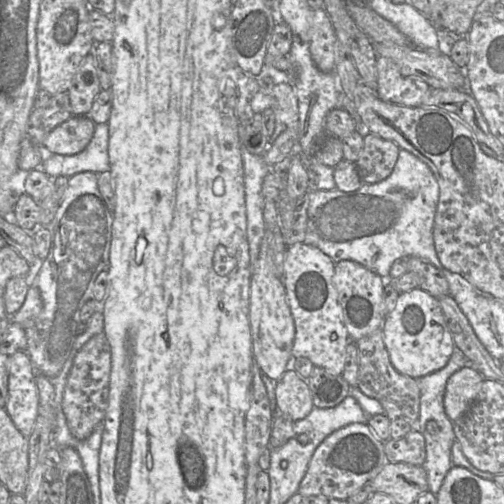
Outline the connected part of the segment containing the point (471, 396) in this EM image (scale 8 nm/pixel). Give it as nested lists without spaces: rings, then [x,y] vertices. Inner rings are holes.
[[[473,366],[463,367],[450,376],[444,394],[444,410],[454,422],[461,418],[475,401],[484,377]]]

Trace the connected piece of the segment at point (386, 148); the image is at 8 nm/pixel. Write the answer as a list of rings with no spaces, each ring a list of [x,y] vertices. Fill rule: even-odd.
[[[363,130],[363,147],[354,162],[361,183],[374,184],[388,177],[399,149],[394,142]]]

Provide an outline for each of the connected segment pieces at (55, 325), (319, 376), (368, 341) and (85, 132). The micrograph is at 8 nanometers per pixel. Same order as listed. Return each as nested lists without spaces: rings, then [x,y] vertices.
[[[81,172],[70,177],[64,192],[61,204],[55,218],[49,227],[52,227],[52,244],[50,253],[42,260],[41,268],[29,286],[22,307],[12,316],[11,323],[19,324],[27,337],[26,353],[29,355],[36,373],[40,373],[50,380],[62,370],[77,335],[77,325],[80,321],[80,310],[84,304],[94,299],[93,288],[97,276],[108,270],[110,247],[112,240],[113,214],[108,208],[98,188],[98,175],[94,172]]]
[[[314,366],[308,383],[313,405],[317,408],[332,408],[341,403],[350,390],[350,385],[342,376],[333,376],[321,367]]]
[[[378,329],[355,342],[358,350],[357,386],[370,398],[376,399],[390,419],[404,418],[416,423],[419,417],[420,391],[415,378],[399,373],[392,365],[383,342],[383,333]]]
[[[73,116],[53,129],[41,148],[59,155],[82,152],[91,141],[96,124],[88,116]]]

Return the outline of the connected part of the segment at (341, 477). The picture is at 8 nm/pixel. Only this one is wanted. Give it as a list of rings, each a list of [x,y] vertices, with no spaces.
[[[351,423],[327,436],[316,448],[302,479],[298,493],[347,500],[378,474],[387,462],[384,442],[379,440],[367,423]]]

